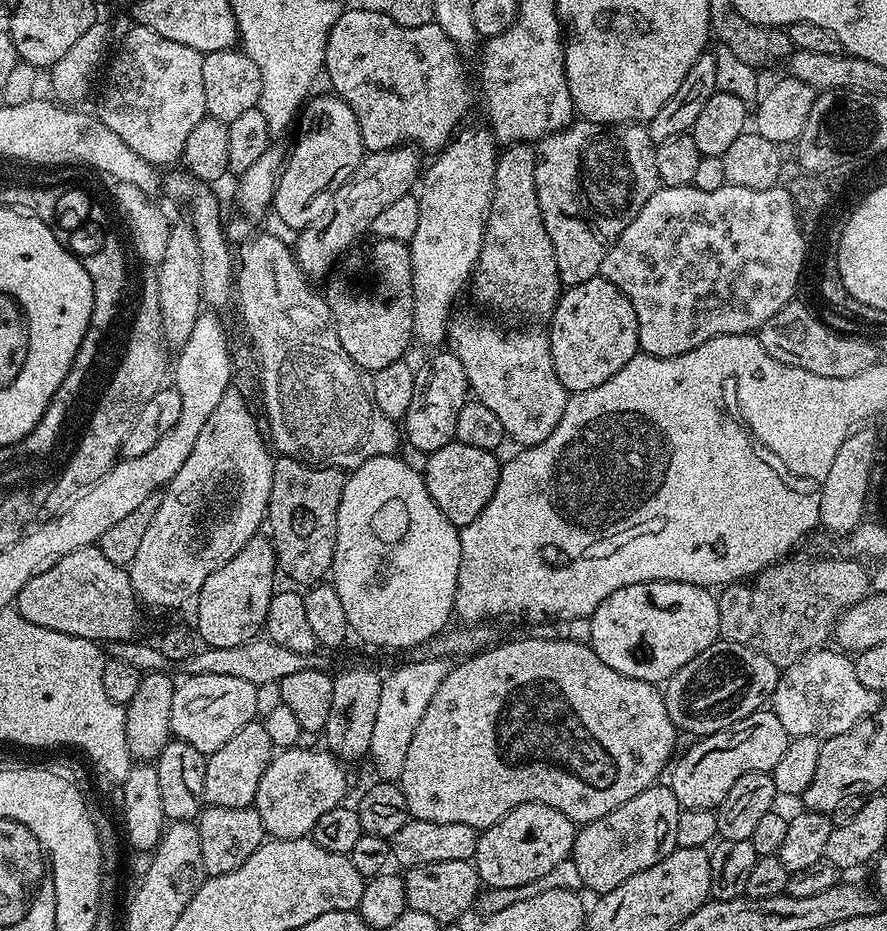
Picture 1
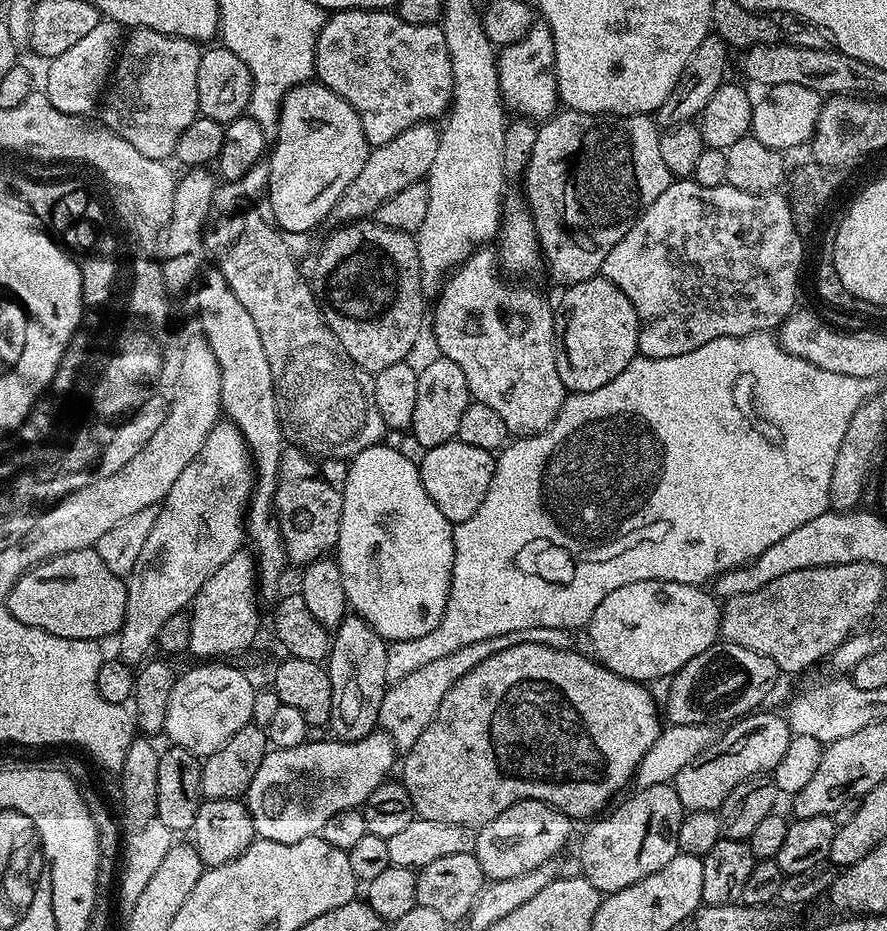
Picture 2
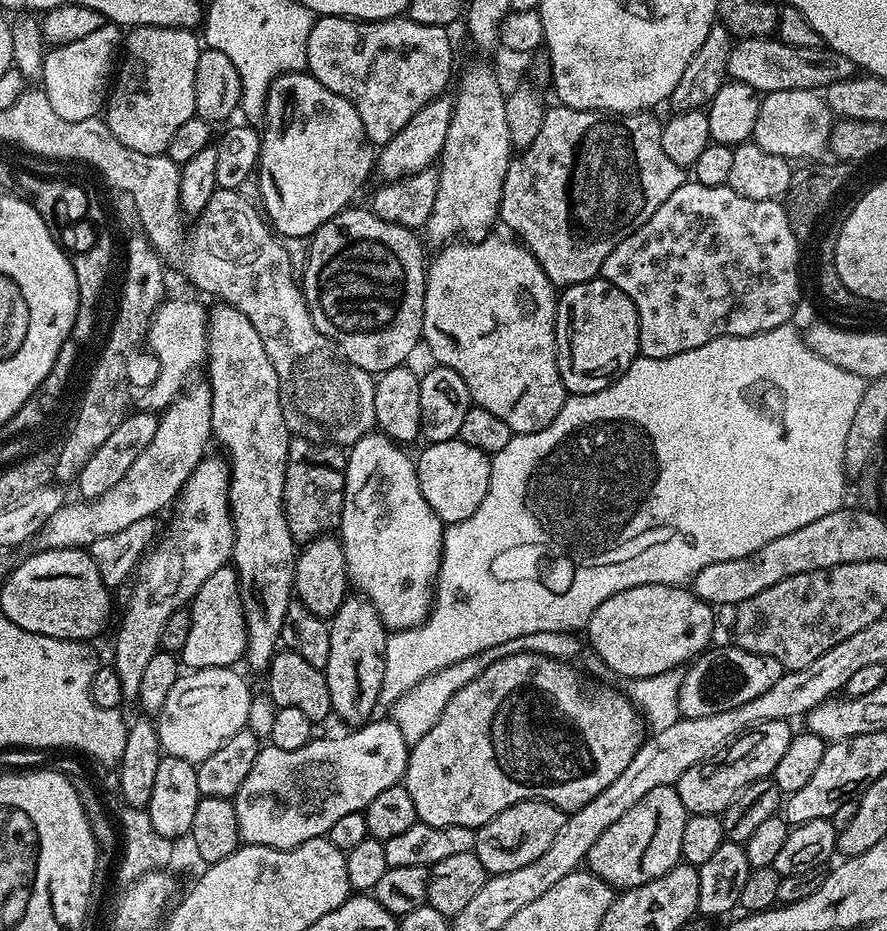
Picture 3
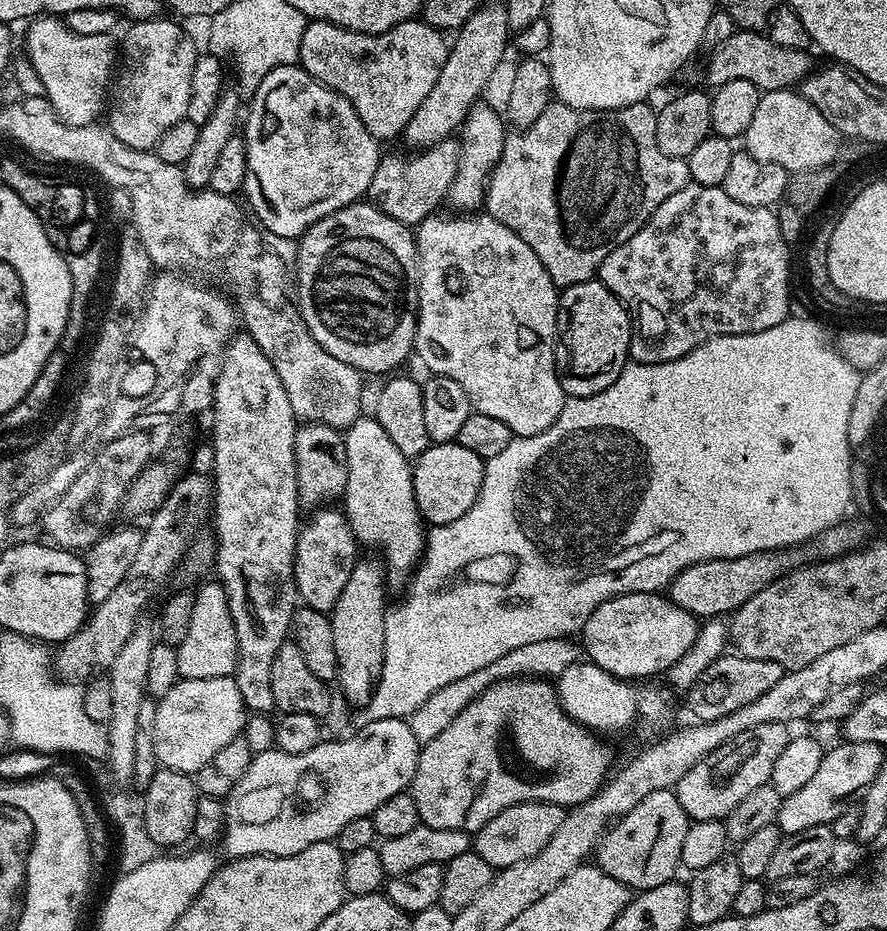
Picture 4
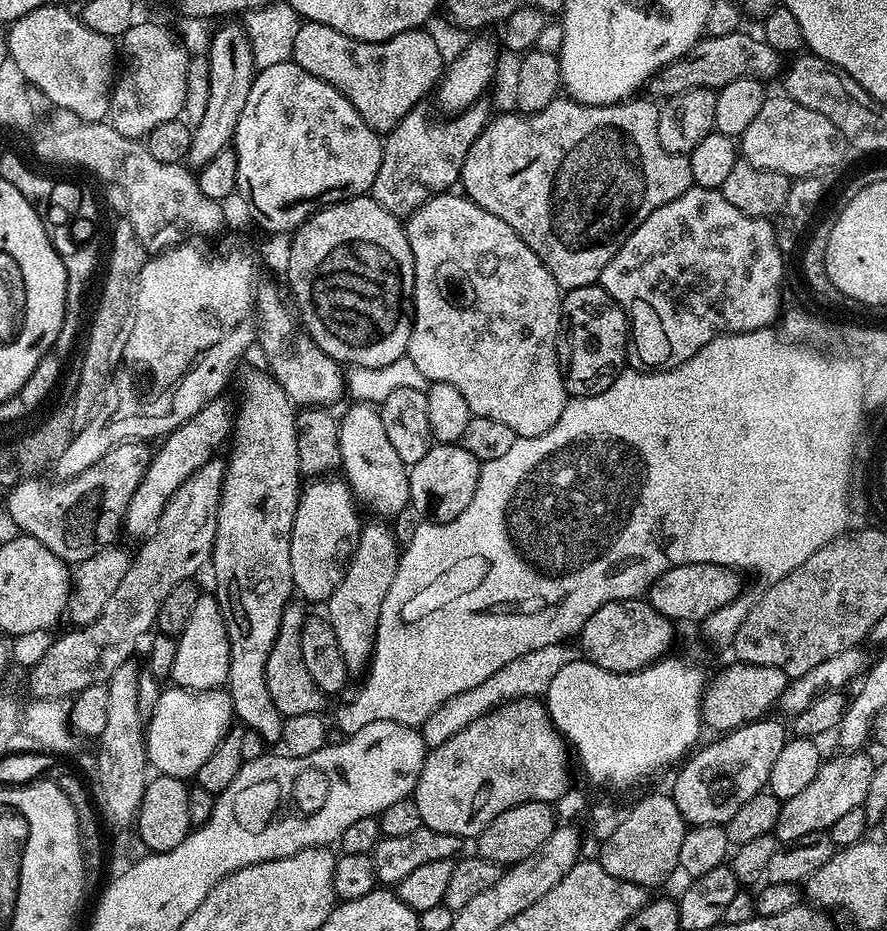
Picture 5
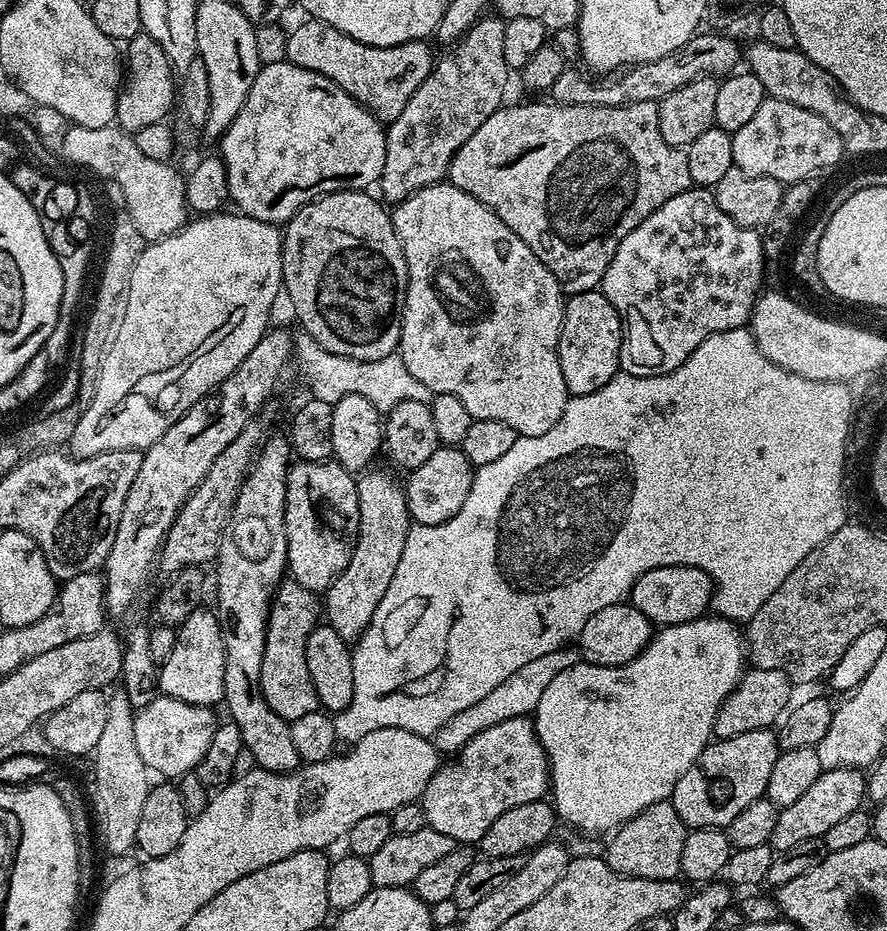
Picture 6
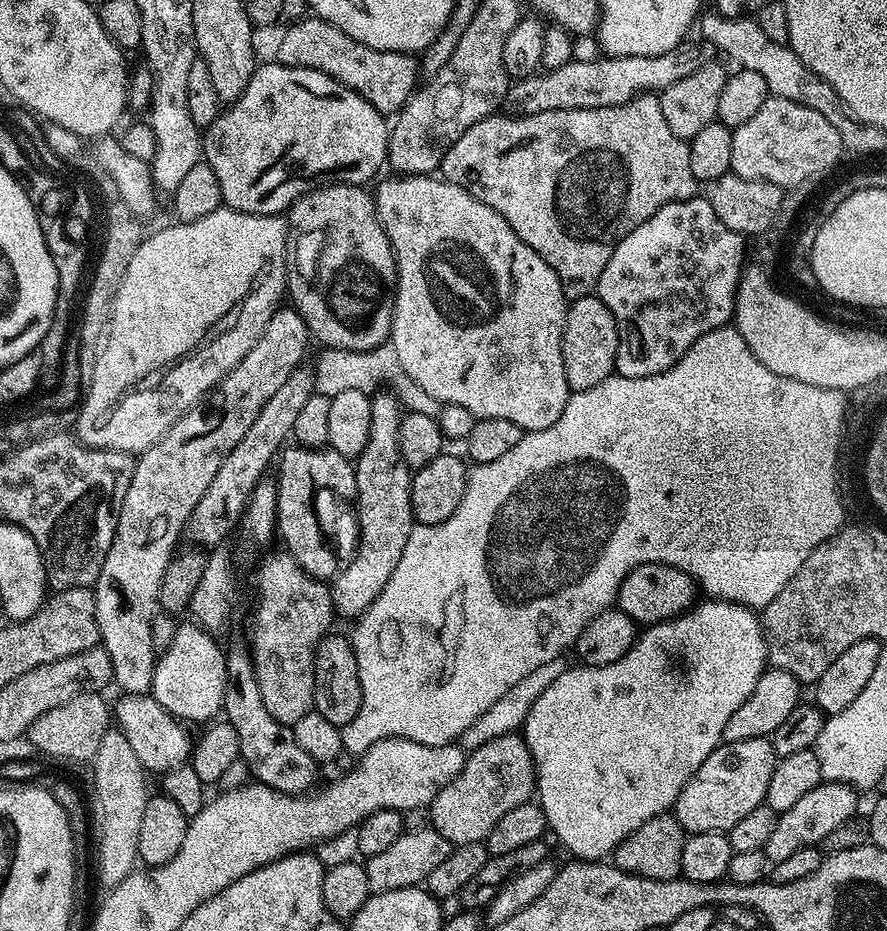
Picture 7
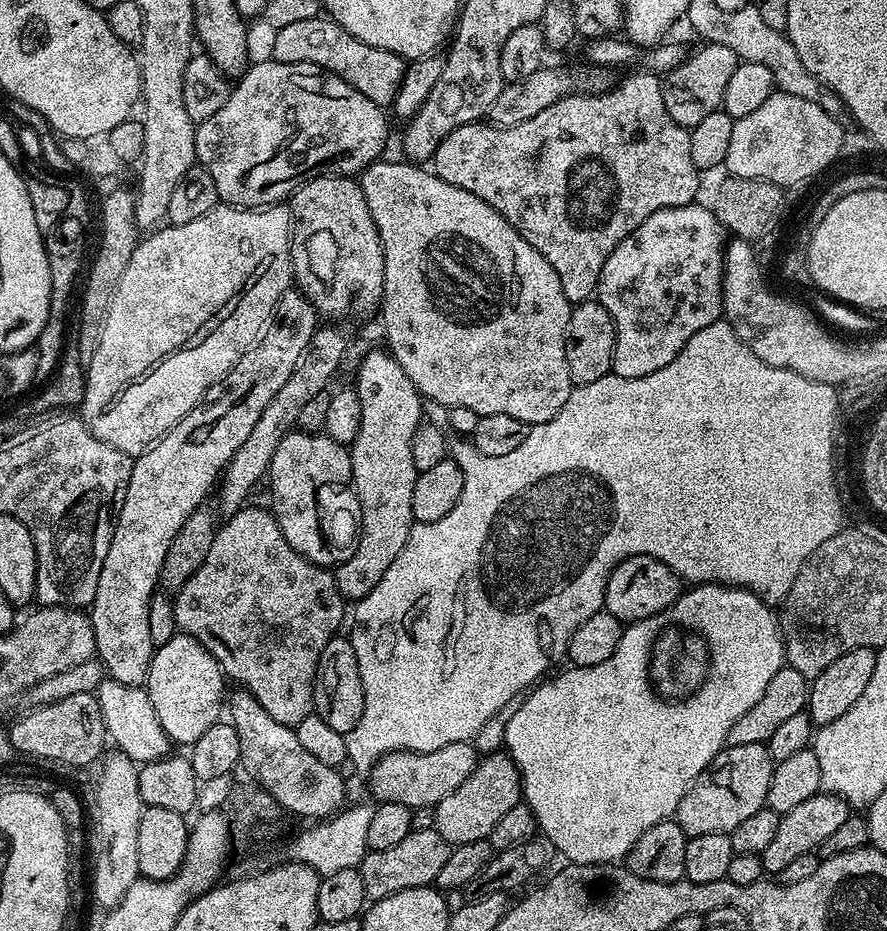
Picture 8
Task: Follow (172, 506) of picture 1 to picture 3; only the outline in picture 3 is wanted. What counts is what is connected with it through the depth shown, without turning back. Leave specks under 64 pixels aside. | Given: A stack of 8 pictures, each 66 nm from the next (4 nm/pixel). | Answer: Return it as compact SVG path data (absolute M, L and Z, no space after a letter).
M205 455L190 478L186 478L171 509L172 521L168 524L168 533L159 537L158 543L139 565L136 585L120 620L110 660L111 667L118 674L118 682L122 682L125 701L136 700L146 665L156 652L161 651L162 626L166 626L170 614L179 608L188 608L198 590L202 590L202 582L206 582L214 570L225 567L231 561L234 526L228 505L229 467L223 455L212 455Z

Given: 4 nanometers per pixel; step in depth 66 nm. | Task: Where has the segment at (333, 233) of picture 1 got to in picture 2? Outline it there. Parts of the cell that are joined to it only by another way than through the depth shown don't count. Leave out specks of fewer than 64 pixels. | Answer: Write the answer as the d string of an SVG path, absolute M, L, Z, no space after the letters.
M421 122L402 130L398 138L390 138L390 142L375 145L369 151L366 166L362 166L358 178L354 178L352 189L338 198L331 219L336 222L369 219L378 210L378 206L386 202L386 198L394 198L398 190L406 190L406 186L421 183L437 157L440 131L435 123Z

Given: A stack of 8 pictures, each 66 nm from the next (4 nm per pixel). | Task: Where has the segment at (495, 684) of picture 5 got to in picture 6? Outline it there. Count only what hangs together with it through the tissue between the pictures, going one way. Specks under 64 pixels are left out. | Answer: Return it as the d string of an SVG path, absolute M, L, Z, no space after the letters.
M572 646L559 648L557 651L550 651L549 654L542 654L540 658L534 658L525 666L520 666L514 674L510 674L506 681L496 686L494 690L490 690L486 697L476 702L473 706L469 706L467 710L456 714L454 718L439 729L432 741L437 751L445 755L453 755L460 751L460 748L474 738L475 734L481 733L482 730L489 729L490 726L497 725L498 722L504 722L508 718L531 715L538 704L542 693L550 682L558 676L562 670L568 670L570 666L574 666L581 661L579 651Z

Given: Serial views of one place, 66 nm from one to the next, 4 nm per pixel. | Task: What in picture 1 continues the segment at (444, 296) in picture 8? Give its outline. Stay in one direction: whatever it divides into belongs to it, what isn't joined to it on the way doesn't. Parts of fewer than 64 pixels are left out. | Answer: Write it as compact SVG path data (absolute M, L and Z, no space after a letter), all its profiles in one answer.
M464 312L461 316L456 314L451 317L446 340L452 353L466 370L471 395L481 400L497 416L498 422L502 422L505 437L509 441L513 440L516 446L527 446L546 442L546 438L554 434L558 422L562 422L570 393L562 386L554 370L552 345L545 333L543 336L542 333L531 332L528 328L516 328L513 332L507 332L504 328L495 328L490 321L483 320L480 316L471 316Z

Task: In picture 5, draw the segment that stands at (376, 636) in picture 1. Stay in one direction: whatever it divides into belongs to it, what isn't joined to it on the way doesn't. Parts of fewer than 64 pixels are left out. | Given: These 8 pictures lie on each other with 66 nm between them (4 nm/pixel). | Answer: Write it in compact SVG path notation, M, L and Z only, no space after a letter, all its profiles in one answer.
M353 403L353 408L345 416L339 417L340 421L340 468L343 479L347 480L352 488L352 495L361 505L364 504L372 512L377 512L377 517L396 516L403 508L409 507L408 503L408 468L398 458L398 450L394 450L390 438L386 438L386 429L382 426L379 411L371 403Z

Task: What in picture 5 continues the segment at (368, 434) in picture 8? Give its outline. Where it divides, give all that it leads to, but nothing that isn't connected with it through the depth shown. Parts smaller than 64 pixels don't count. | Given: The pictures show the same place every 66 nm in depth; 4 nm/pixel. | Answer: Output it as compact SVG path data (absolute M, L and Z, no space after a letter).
M365 523L360 529L358 546L348 563L342 582L338 582L338 590L330 594L326 602L326 619L338 638L338 647L342 649L342 658L346 658L349 673L363 673L370 661L378 630L378 614L382 614L382 602L386 602L386 594L390 591L390 582L394 582L394 574L398 570L398 562L402 551L396 545L396 536L387 528L387 523Z

